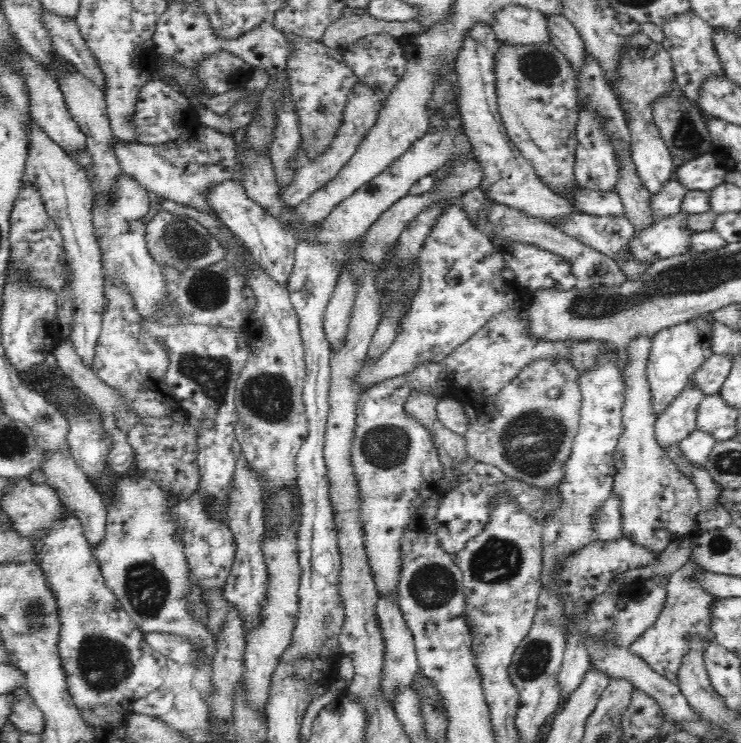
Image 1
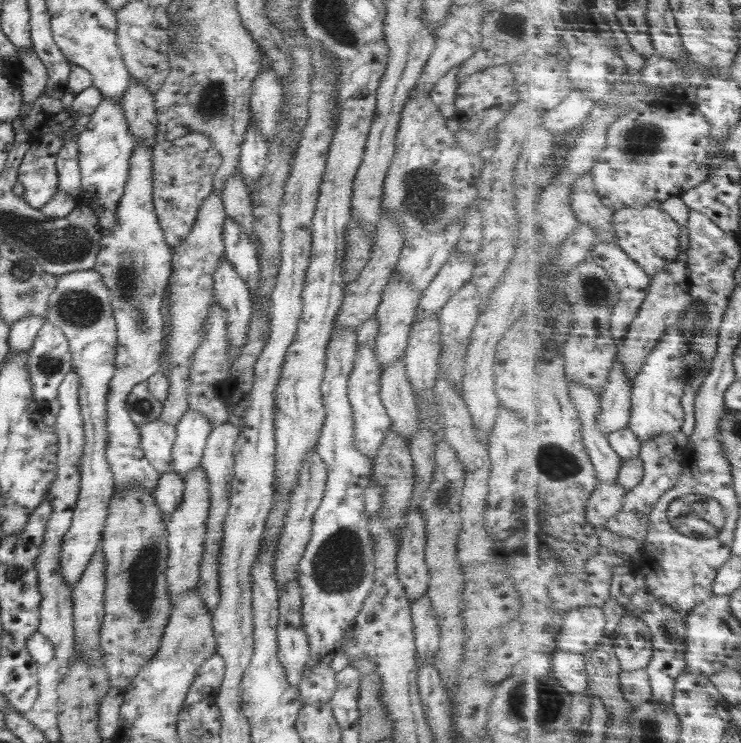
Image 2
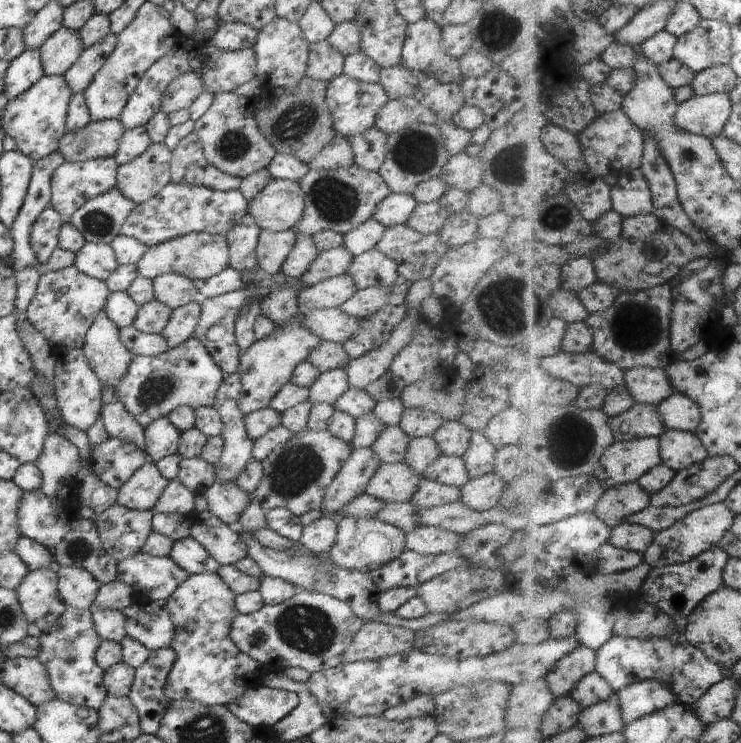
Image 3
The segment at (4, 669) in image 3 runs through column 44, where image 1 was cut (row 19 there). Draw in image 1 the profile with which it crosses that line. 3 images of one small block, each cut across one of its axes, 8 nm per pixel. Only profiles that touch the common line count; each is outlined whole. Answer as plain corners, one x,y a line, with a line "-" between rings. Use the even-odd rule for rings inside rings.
692,9
680,16
672,16
662,26
664,33
663,47
670,53
675,72
675,82
680,90
690,99
696,101
700,98
700,88
708,77
722,78
725,76
720,57
716,53
712,34
714,29
704,22

